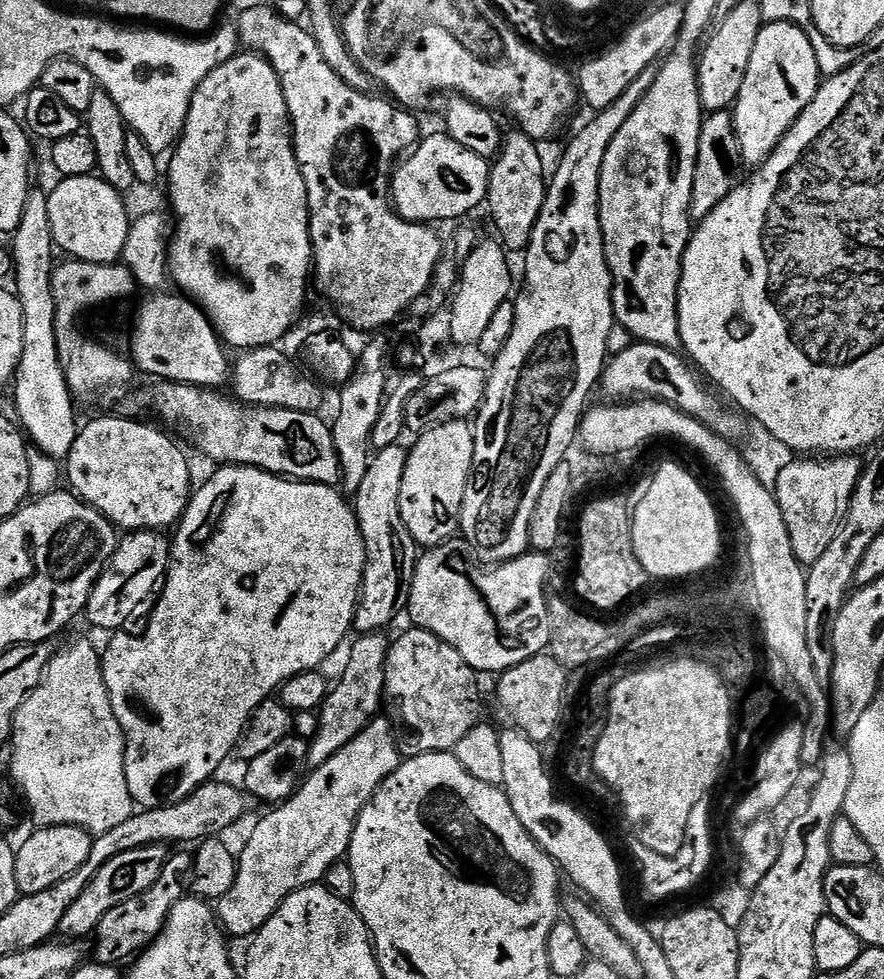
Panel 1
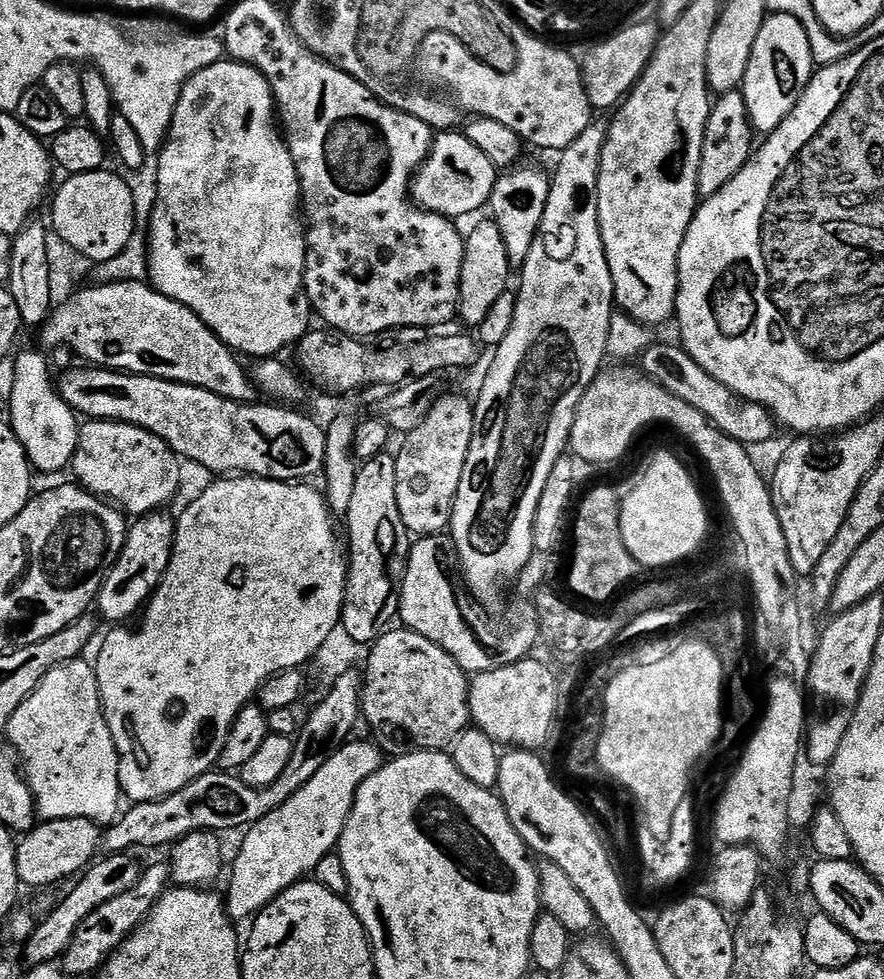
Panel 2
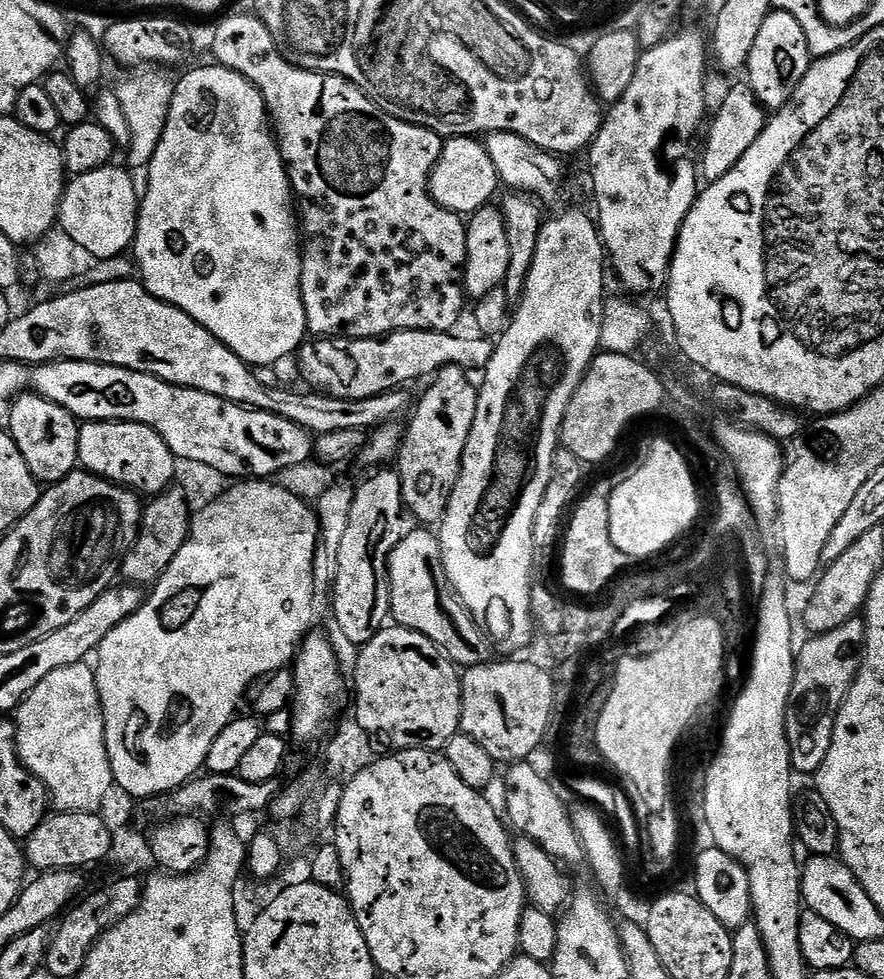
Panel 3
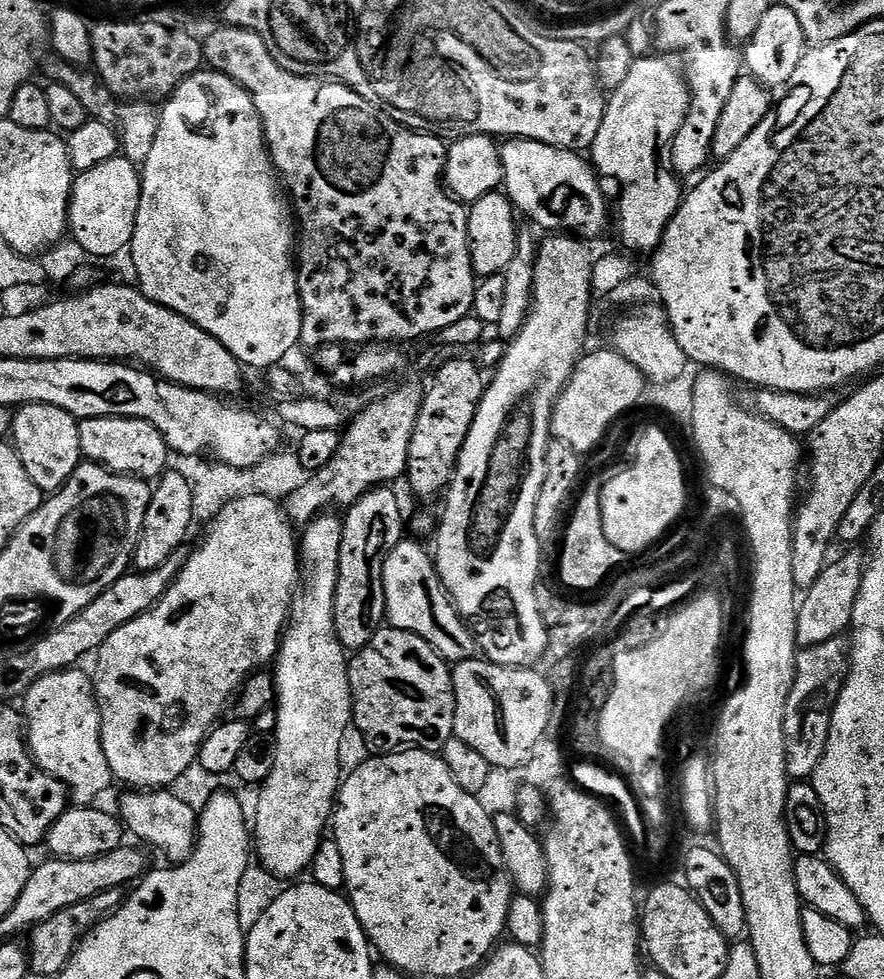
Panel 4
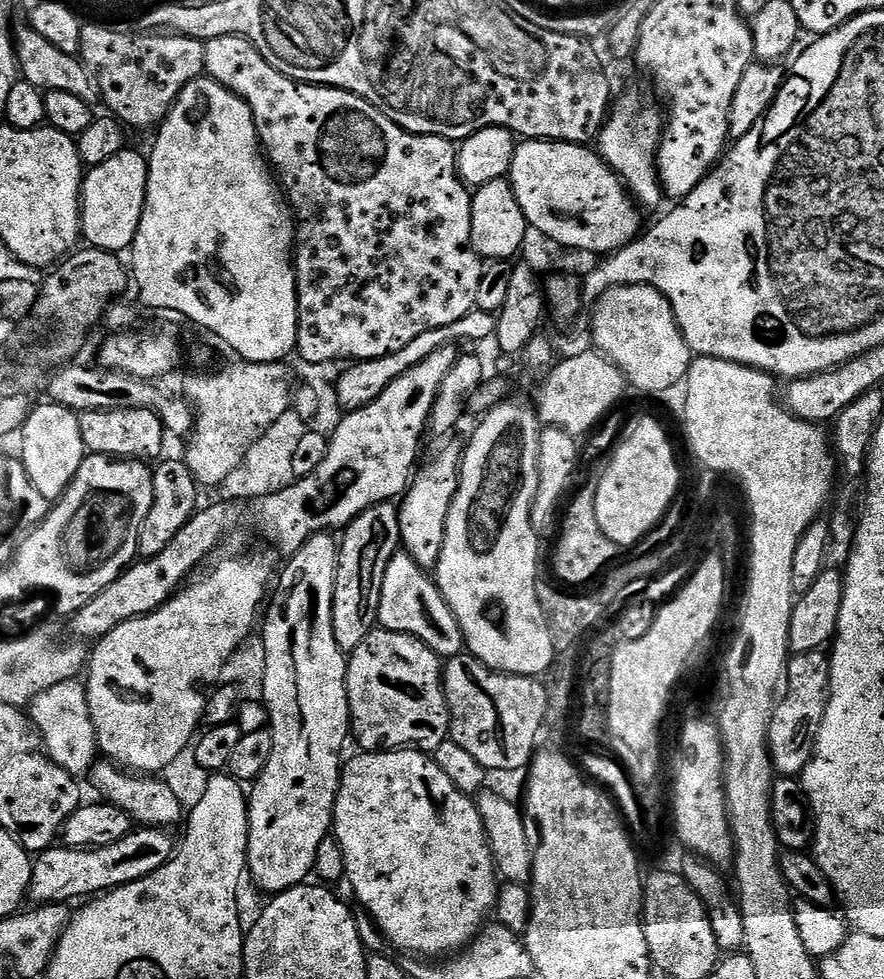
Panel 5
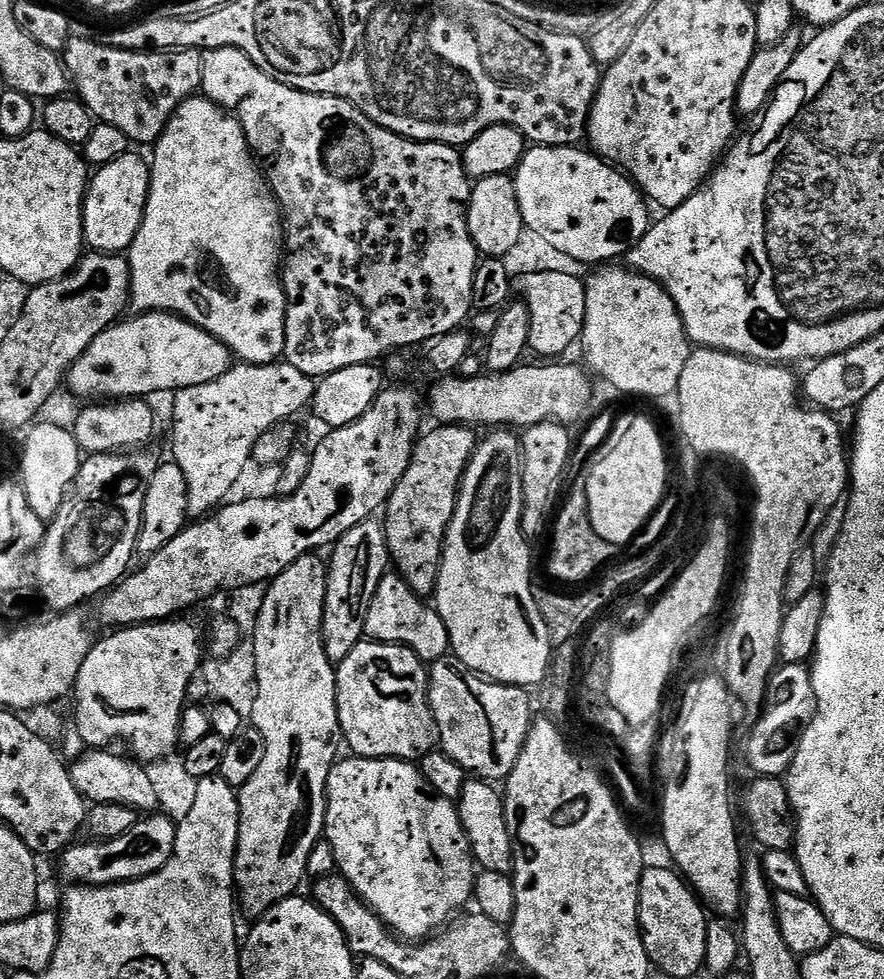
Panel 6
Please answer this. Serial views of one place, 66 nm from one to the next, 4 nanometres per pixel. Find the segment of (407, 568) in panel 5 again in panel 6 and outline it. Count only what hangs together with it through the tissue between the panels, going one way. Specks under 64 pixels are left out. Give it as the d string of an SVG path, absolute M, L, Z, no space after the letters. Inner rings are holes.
M384 575L382 582L378 582L374 602L370 602L370 614L366 616L365 637L391 644L405 644L408 648L413 648L425 662L449 655L450 643L446 622L436 612L435 607L424 600L427 599L416 592L402 575Z

